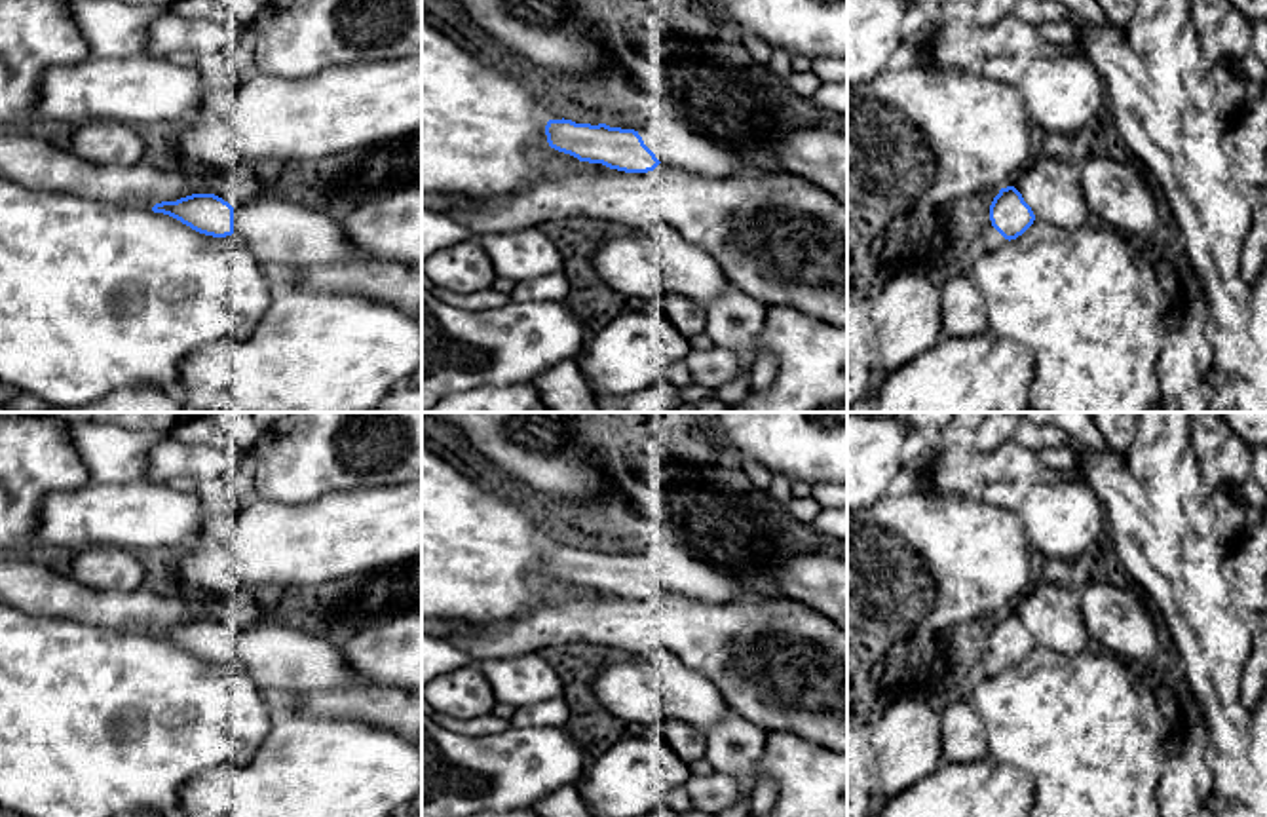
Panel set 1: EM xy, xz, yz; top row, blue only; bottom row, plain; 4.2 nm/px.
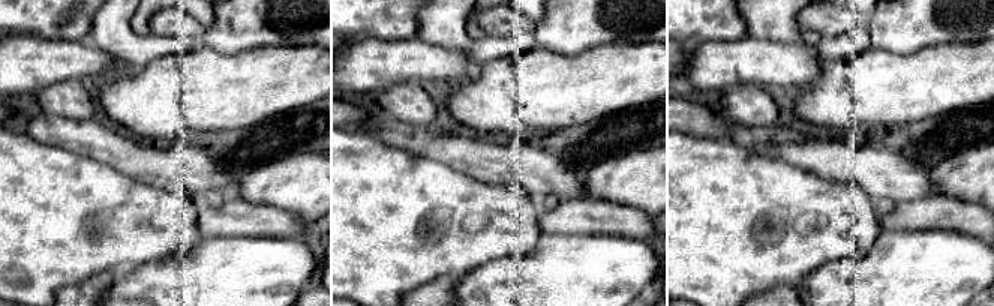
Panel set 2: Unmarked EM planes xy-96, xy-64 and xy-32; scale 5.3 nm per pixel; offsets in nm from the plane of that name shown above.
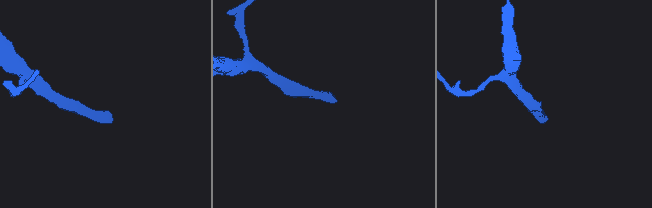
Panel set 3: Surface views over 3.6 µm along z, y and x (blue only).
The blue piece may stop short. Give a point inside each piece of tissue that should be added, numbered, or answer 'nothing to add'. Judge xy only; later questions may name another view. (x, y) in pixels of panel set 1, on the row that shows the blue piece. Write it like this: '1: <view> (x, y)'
1: xy (280, 228)

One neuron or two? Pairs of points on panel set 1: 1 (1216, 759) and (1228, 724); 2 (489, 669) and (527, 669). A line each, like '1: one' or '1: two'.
1: two
2: one

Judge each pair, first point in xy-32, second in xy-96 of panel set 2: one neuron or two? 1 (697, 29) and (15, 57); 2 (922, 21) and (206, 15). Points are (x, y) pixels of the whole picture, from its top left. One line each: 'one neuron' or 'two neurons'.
1: two neurons
2: two neurons

